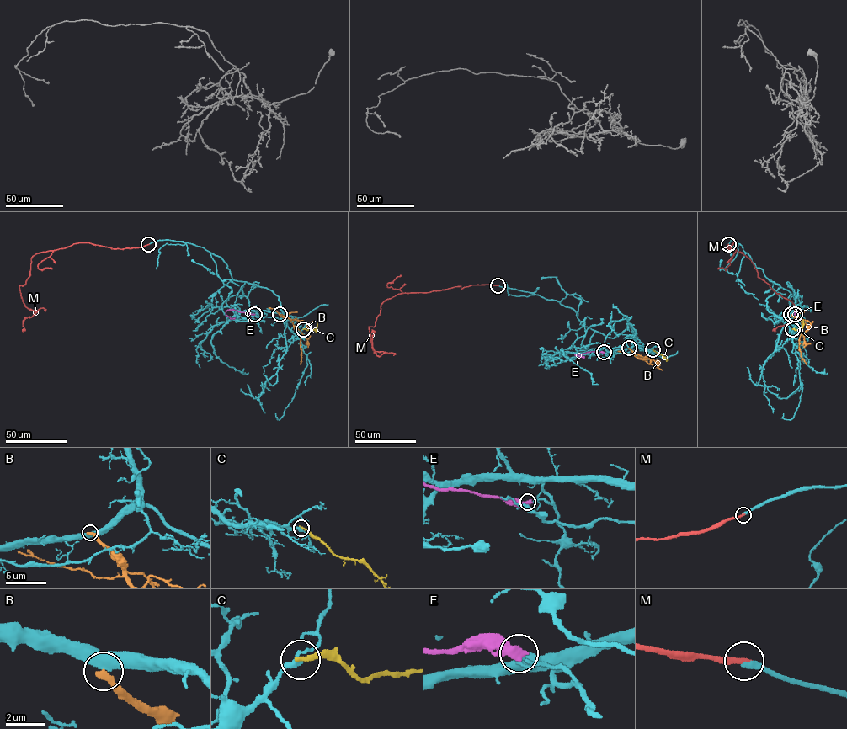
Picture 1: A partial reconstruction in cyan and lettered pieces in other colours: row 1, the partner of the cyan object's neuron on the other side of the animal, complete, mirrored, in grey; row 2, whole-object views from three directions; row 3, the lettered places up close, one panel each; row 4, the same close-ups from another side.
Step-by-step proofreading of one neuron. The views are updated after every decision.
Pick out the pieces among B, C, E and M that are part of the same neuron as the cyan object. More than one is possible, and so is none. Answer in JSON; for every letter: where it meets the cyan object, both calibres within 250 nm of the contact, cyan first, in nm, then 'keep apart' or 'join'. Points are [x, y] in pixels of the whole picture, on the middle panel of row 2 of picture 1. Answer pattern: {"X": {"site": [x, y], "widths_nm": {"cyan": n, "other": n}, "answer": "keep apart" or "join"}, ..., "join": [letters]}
{"B": {"site": [629, 348], "widths_nm": {"cyan": 500, "other": 320}, "answer": "keep apart"}, "C": {"site": [652, 349], "widths_nm": {"cyan": 240, "other": 240}, "answer": "keep apart"}, "E": {"site": [604, 352], "widths_nm": {"cyan": 140, "other": 550}, "answer": "keep apart"}, "M": {"site": [498, 285], "widths_nm": {"cyan": 320, "other": 240}, "answer": "join"}, "join": ["M"]}

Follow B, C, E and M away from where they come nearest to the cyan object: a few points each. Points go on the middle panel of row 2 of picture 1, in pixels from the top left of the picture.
B: (629, 348), (639, 359), (647, 359), (651, 356), (650, 363)
C: (652, 349), (668, 360)
E: (604, 352), (575, 354), (584, 358)
M: (498, 285), (386, 300), (375, 326), (369, 327), (372, 349), (384, 353), (380, 356), (371, 329)

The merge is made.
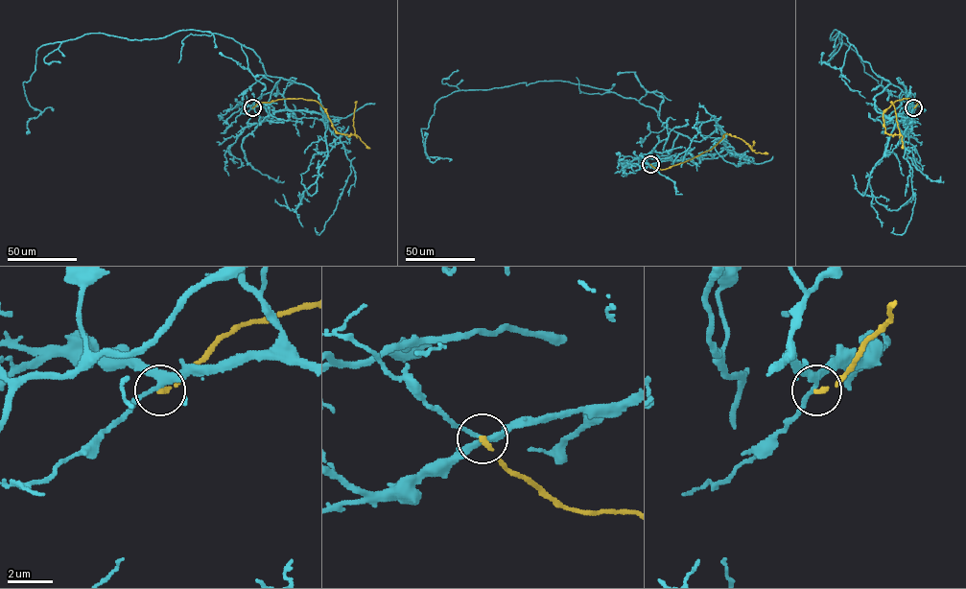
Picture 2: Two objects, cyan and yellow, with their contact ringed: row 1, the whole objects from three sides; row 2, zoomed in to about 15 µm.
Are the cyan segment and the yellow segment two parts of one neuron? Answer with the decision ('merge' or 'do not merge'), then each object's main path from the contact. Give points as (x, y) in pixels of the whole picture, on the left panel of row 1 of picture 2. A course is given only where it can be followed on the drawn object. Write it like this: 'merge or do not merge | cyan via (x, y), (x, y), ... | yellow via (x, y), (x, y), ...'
do not merge | cyan via (252, 107), (241, 112), (281, 78), (232, 38), (90, 33), (36, 49), (23, 85), (40, 113), (26, 133) | yellow via (252, 107), (278, 99), (315, 100), (324, 108), (337, 131), (350, 135), (354, 133), (357, 101)

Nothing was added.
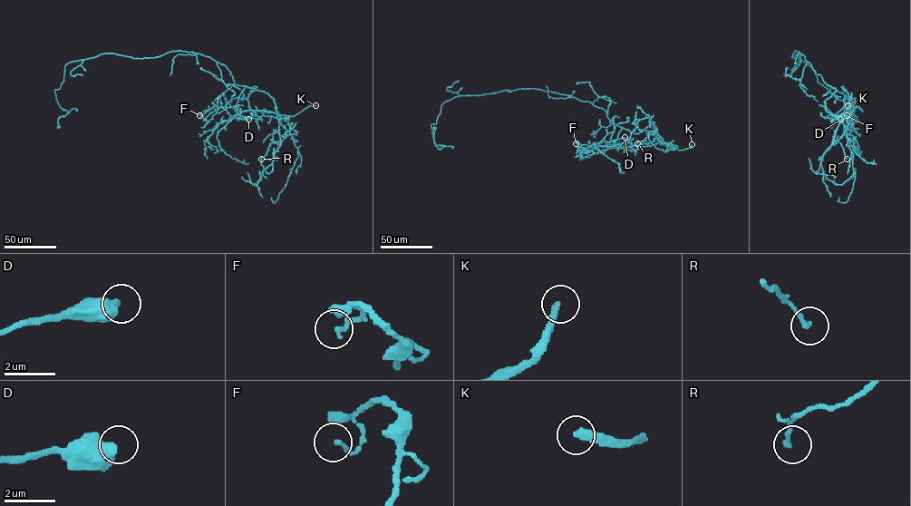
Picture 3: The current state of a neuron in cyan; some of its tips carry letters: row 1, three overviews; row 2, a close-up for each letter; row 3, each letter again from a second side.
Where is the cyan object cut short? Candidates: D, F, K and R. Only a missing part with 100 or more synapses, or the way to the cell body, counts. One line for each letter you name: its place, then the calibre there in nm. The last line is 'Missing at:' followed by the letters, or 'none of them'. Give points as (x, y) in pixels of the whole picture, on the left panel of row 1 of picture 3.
K: (315, 105) | 280 nm
Missing at: K

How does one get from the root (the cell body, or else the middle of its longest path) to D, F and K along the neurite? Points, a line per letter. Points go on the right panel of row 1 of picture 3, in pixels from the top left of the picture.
D: (800, 53), (828, 85), (848, 97), (844, 103), (846, 116), (840, 119)
F: (800, 53), (828, 85), (848, 97), (849, 112), (857, 107), (854, 118), (847, 115)
K: (800, 53), (823, 81), (837, 90), (825, 101), (826, 110), (835, 116), (848, 116), (853, 107), (848, 105)

